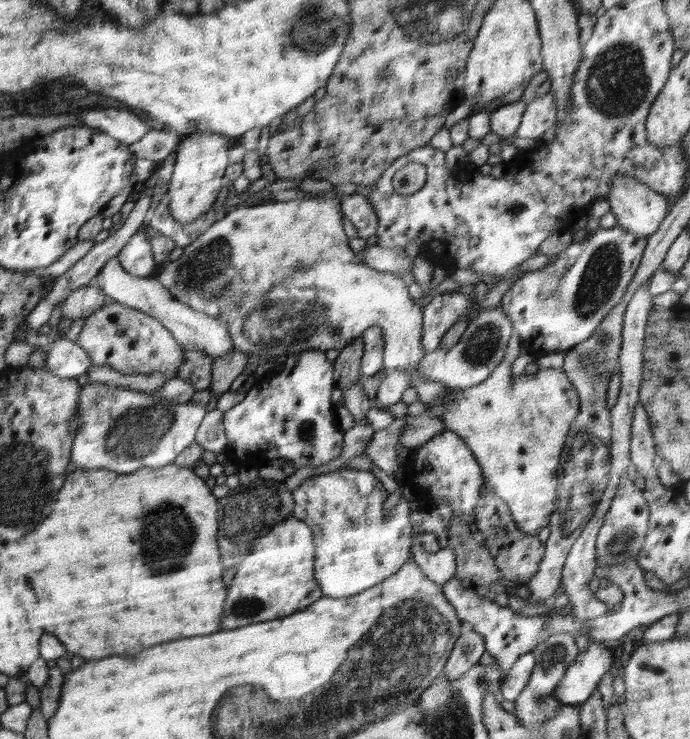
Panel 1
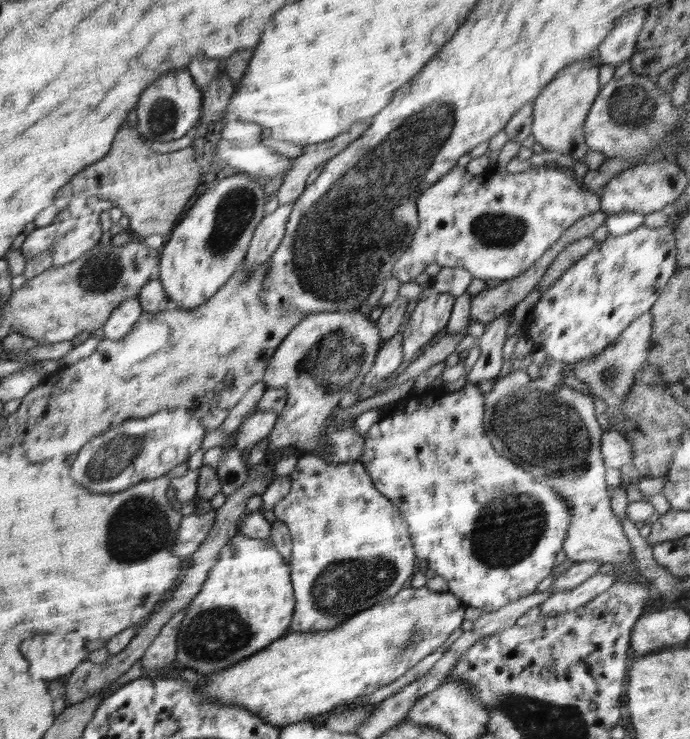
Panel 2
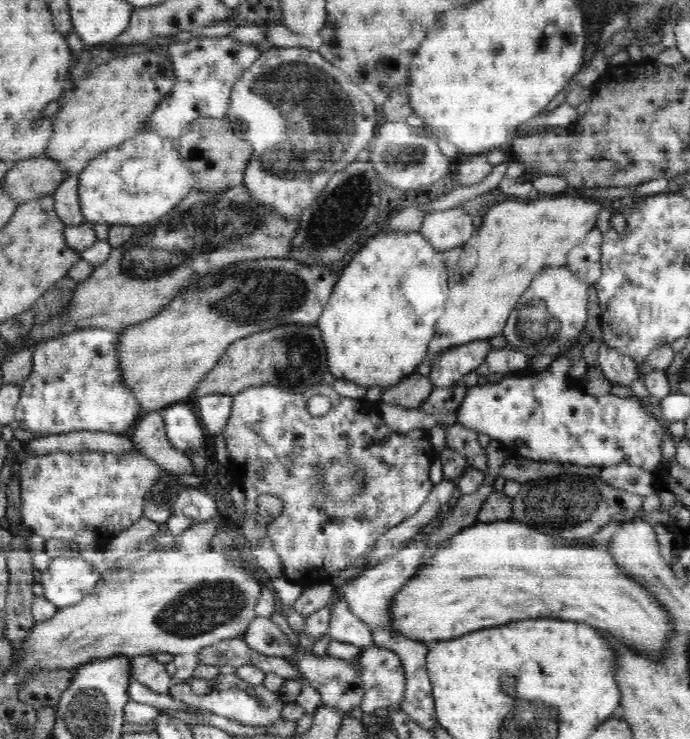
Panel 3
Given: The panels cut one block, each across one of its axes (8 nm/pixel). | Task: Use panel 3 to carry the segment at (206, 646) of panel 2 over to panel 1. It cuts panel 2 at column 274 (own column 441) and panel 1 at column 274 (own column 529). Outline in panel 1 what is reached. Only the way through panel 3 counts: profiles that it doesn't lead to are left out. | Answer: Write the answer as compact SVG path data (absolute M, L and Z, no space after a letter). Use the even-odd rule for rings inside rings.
M295 517L273 526L268 533L254 542L248 556L236 568L232 586L228 588L226 604L222 608L222 630L234 630L270 618L284 618L320 598L314 580L315 548L311 528Z

